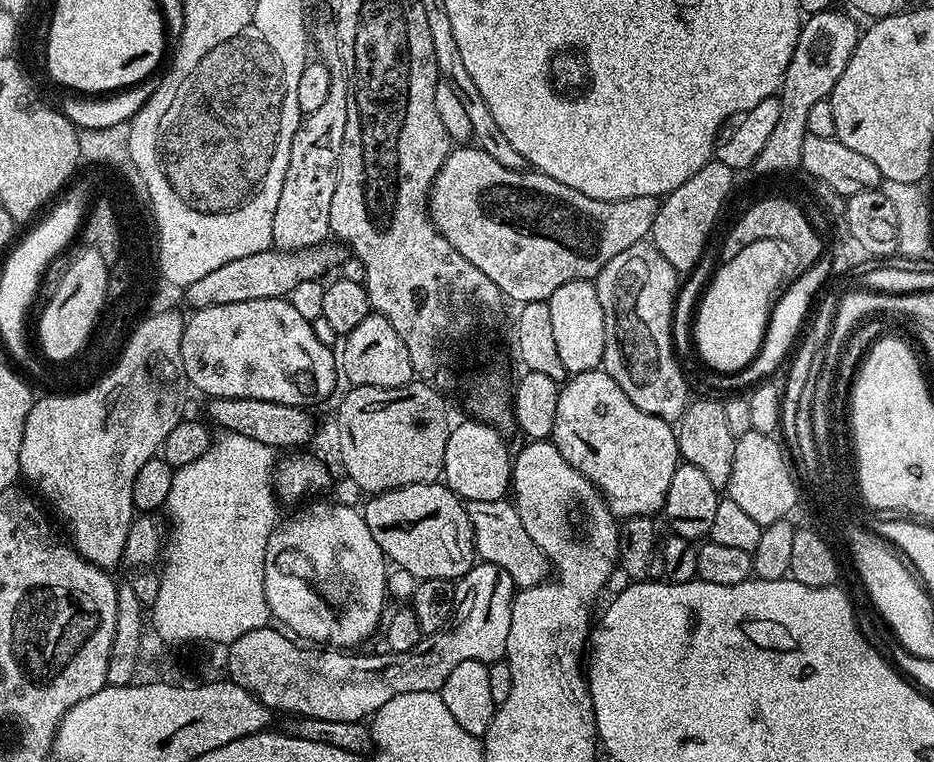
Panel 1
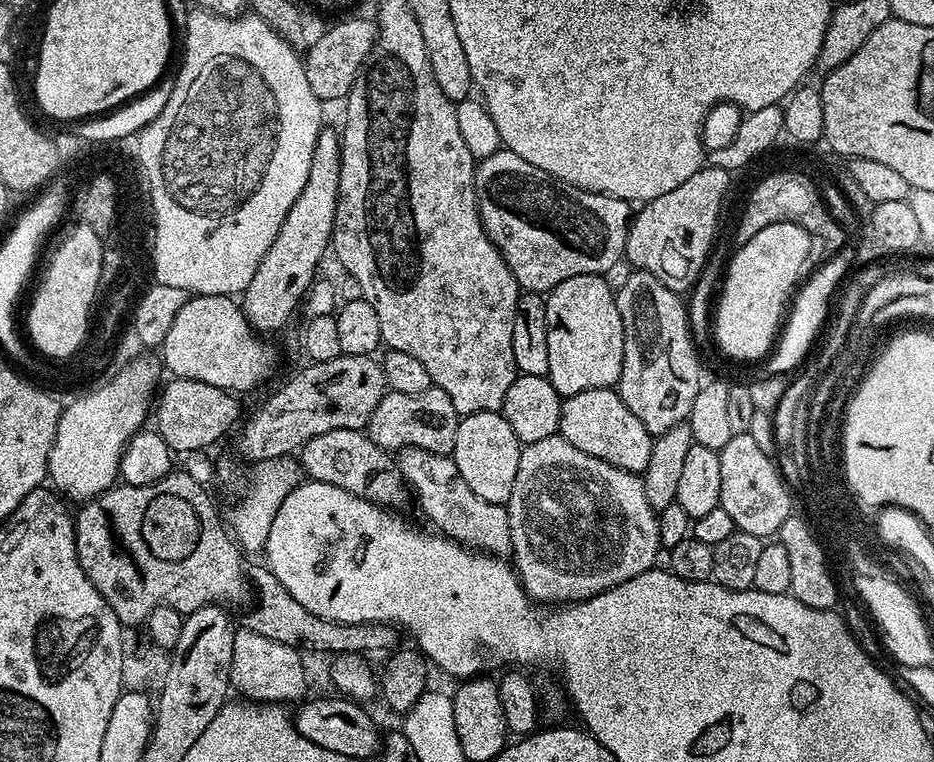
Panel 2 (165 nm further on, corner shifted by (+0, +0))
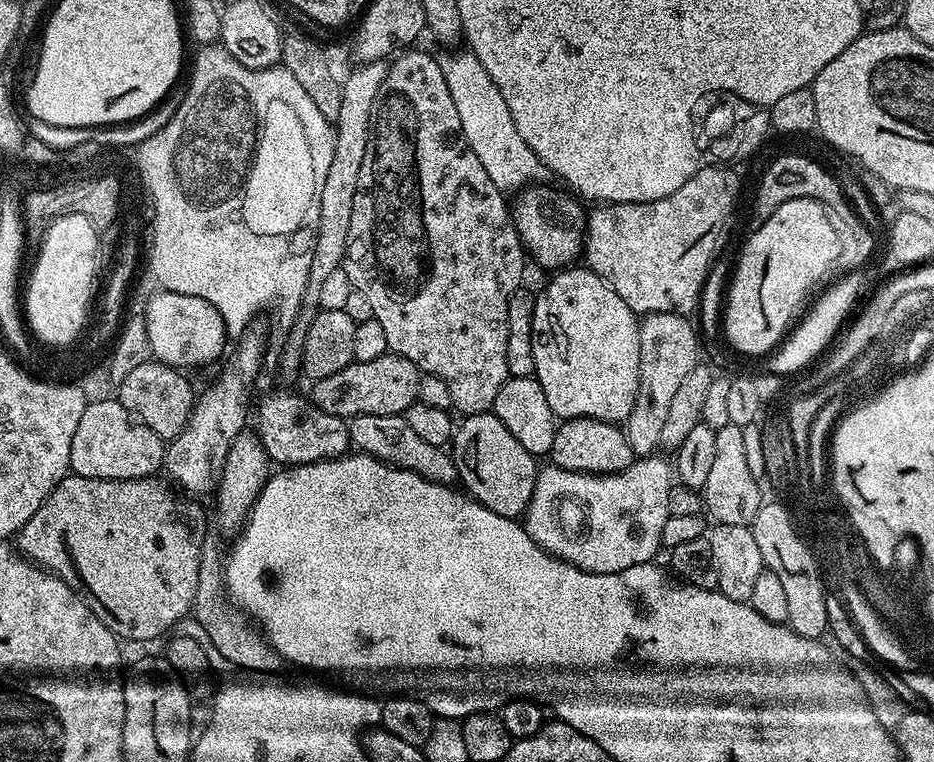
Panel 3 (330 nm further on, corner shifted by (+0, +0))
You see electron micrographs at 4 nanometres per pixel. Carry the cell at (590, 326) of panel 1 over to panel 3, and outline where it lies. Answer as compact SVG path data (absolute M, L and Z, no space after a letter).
M568 266L563 270L557 271L556 276L541 292L536 296L536 305L534 306L534 326L532 327L532 345L534 346L534 375L536 380L542 386L542 394L546 394L546 402L550 402L550 410L554 410L554 414L561 421L577 420L578 418L590 418L591 420L601 420L602 422L610 422L611 424L619 425L621 422L627 421L630 410L634 410L634 398L638 398L638 386L640 385L640 326L638 323L637 313L630 310L630 306L626 306L626 302L622 302L622 298L618 298L618 294L614 294L614 290L609 286L604 279L598 274L594 274L592 269L587 266Z

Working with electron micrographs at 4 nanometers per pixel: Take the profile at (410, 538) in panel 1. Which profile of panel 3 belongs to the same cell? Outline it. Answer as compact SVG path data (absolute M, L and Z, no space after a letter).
M272 392L260 400L260 405L255 405L254 420L256 428L254 434L262 442L269 461L276 466L295 466L298 464L313 464L323 460L336 460L339 456L349 451L348 420L342 416L326 414L326 410L316 407L307 395L295 396L292 392Z

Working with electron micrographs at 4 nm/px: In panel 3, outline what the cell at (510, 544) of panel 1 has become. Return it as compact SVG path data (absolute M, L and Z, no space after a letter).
M362 414L351 417L348 420L348 442L357 453L416 472L427 480L438 480L442 484L451 485L457 479L456 463L452 461L451 455L444 448L430 446L430 442L418 438L418 434L410 430L407 415Z

